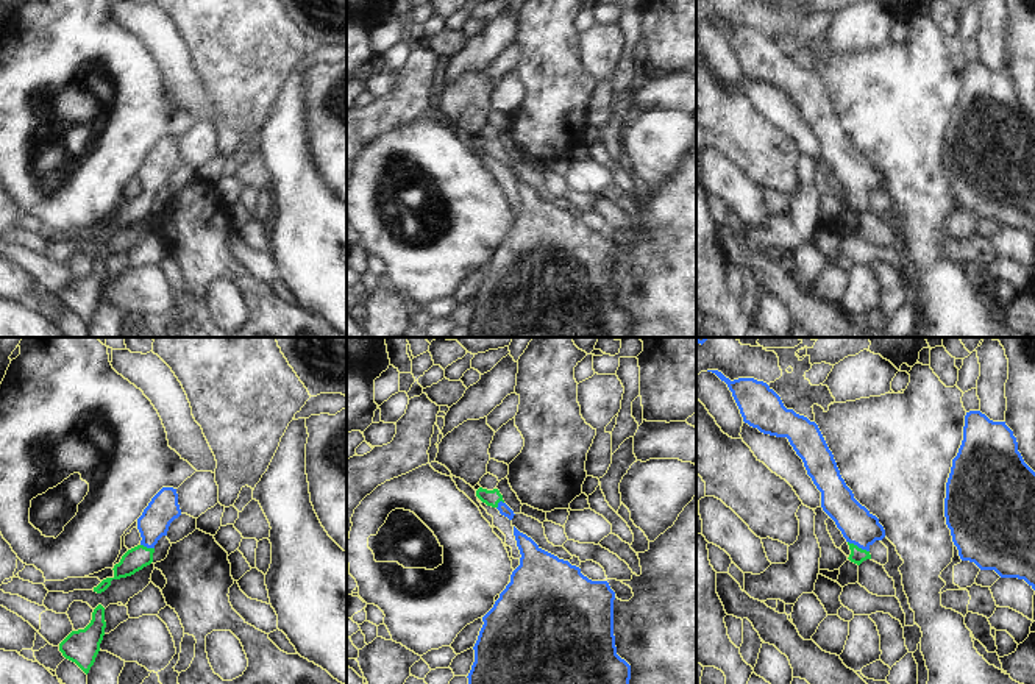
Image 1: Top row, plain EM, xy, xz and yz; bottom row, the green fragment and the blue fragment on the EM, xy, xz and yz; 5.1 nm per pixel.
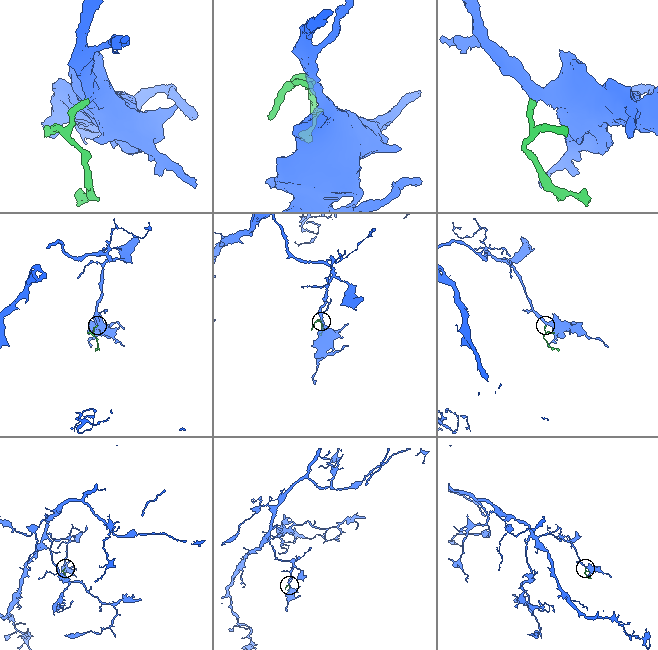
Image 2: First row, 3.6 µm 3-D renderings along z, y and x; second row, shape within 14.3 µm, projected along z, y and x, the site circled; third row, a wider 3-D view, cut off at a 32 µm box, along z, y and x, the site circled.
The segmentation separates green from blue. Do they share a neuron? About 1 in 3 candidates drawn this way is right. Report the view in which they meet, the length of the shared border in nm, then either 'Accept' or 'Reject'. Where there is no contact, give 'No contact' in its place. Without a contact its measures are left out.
Touches green in yz. Shared border 130 nm. Accept.

